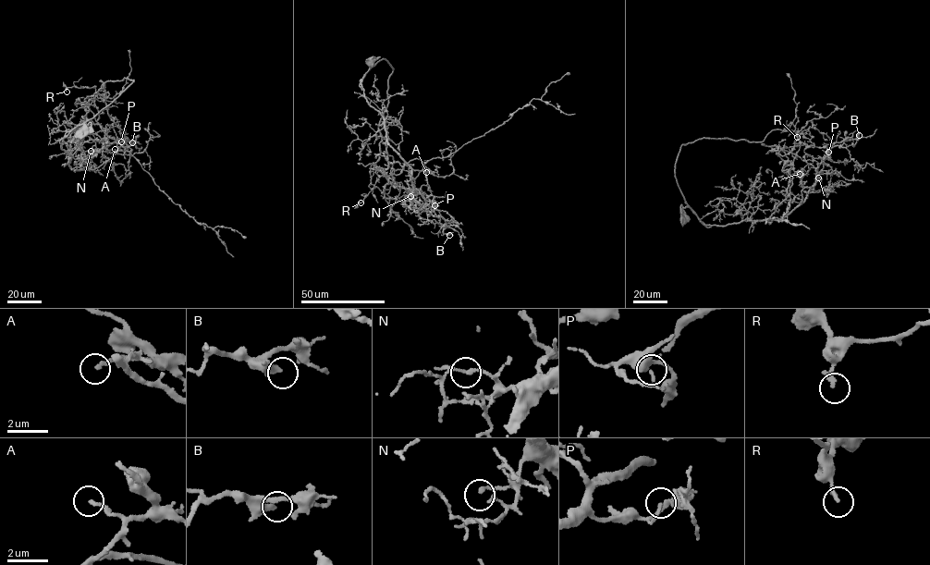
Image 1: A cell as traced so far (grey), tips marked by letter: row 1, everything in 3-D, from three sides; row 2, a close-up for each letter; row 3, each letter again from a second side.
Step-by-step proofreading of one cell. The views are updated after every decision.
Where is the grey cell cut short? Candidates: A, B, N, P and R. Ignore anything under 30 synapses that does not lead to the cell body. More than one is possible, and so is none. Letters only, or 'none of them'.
none of them

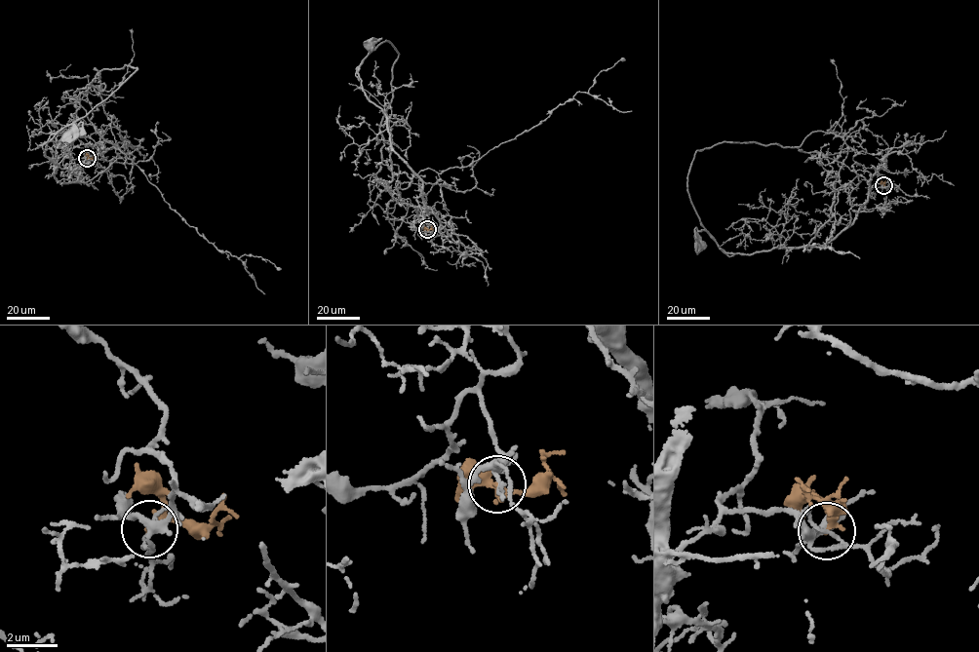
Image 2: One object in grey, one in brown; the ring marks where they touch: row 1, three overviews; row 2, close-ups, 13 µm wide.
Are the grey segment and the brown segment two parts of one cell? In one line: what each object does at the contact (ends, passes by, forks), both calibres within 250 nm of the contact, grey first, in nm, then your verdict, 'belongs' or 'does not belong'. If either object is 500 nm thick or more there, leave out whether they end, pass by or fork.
grey forks | brown passes by | 180/240 nm | does not belong

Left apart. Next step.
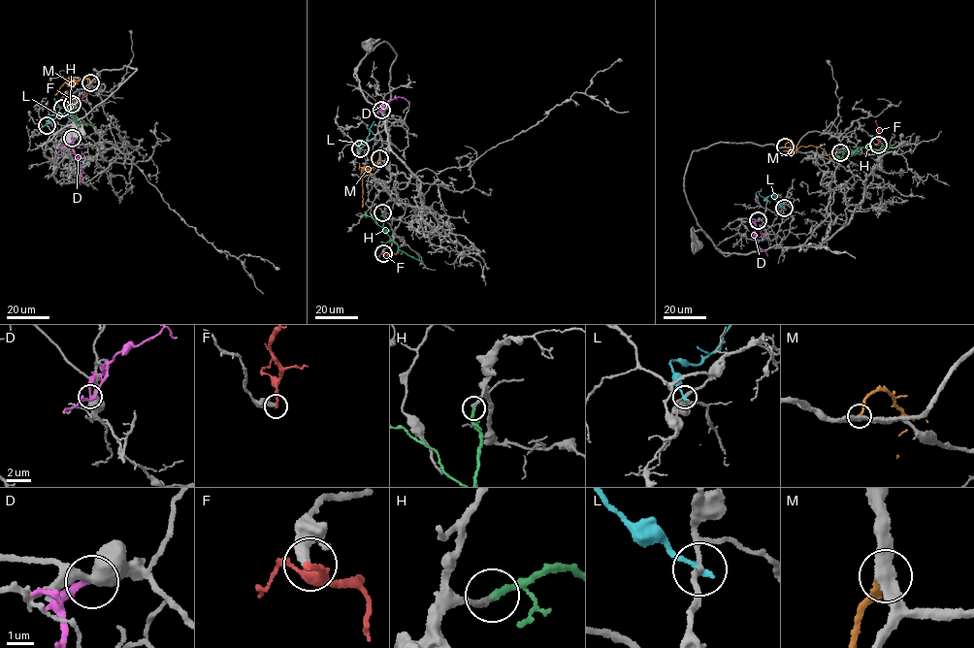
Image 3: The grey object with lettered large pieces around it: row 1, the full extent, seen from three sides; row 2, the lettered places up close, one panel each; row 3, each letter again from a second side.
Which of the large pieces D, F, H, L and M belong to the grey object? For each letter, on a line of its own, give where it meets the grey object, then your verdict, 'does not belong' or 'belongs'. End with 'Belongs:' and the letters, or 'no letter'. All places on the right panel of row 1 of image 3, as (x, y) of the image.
D: meets grey at (758, 220); does not belong
F: meets grey at (878, 145); does not belong
H: meets grey at (840, 152); belongs
L: meets grey at (784, 208); does not belong
M: meets grey at (785, 146); does not belong
Belongs: H

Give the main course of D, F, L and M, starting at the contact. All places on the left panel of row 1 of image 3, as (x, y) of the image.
D: (71, 138), (81, 181)
F: (62, 108), (73, 101), (80, 101), (86, 92)
L: (47, 125), (51, 114), (68, 116), (75, 112)
M: (90, 82), (87, 79), (69, 80), (54, 94)

